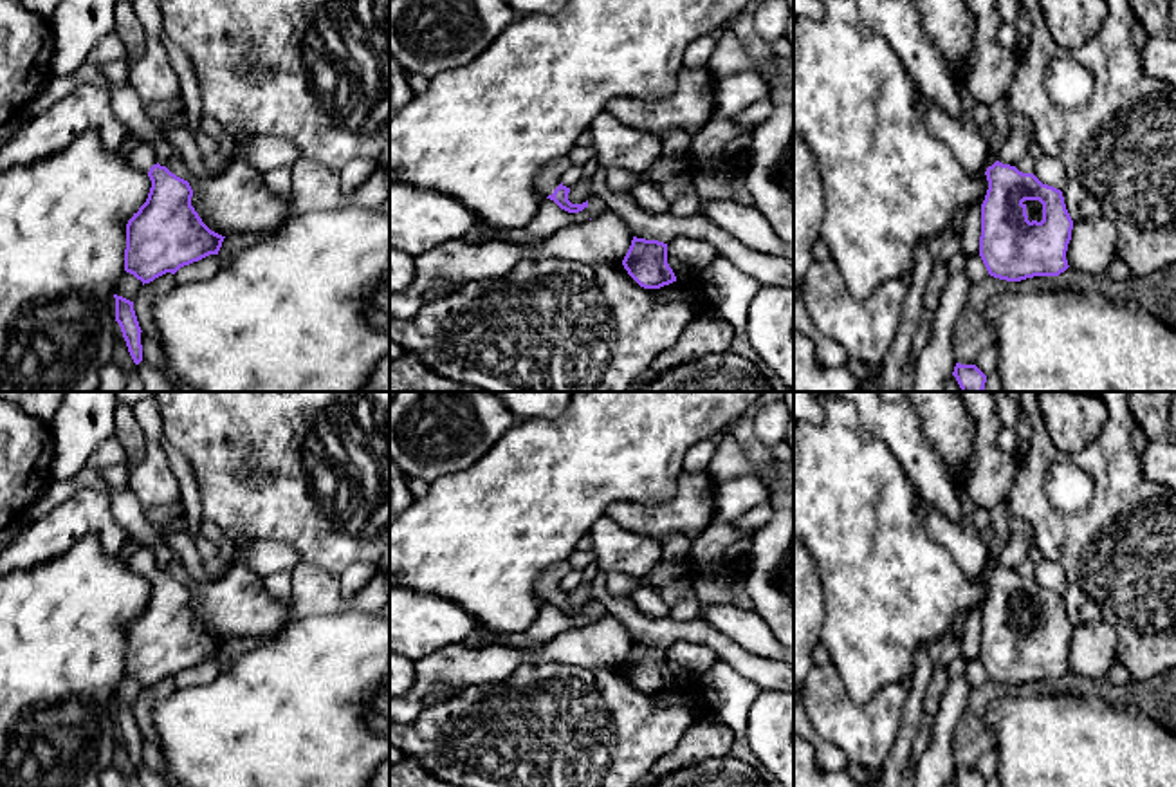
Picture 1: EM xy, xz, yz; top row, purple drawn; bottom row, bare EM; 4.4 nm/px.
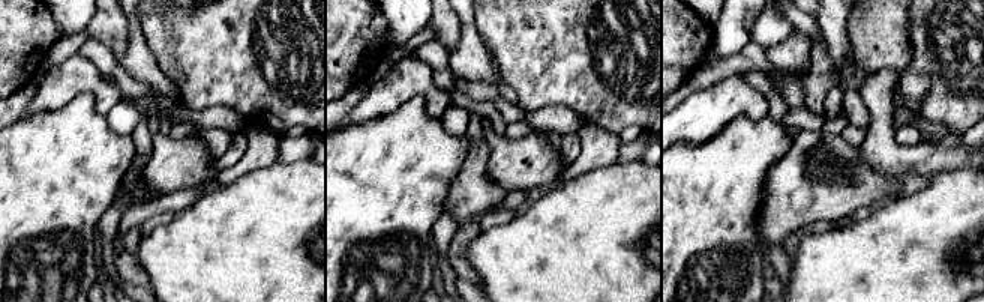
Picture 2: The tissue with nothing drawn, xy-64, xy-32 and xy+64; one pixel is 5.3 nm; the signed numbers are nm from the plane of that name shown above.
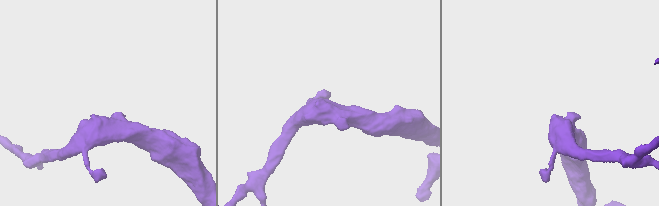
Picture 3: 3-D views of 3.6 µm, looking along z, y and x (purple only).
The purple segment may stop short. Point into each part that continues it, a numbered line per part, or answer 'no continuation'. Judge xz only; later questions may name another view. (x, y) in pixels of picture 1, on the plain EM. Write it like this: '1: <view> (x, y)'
1: xz (551, 580)

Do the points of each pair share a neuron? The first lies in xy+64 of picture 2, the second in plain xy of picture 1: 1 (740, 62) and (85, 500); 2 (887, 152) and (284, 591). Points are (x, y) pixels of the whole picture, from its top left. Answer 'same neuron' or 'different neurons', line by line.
1: different neurons
2: different neurons

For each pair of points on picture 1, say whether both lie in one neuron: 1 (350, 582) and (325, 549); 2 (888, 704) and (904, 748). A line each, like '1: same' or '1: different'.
1: different
2: different

